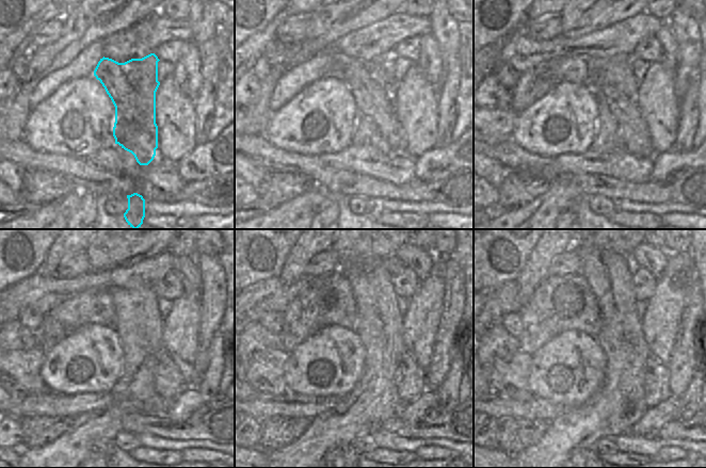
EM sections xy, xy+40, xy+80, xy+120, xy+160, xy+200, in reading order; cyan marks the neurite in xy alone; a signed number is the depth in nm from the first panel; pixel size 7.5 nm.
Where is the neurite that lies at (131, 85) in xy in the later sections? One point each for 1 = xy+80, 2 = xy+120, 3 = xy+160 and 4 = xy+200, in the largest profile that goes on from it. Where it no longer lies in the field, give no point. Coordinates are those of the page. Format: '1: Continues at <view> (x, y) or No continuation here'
1: Continues at xy+80 (634, 136)
2: Continues at xy+120 (166, 376)
3: Continues at xy+160 (406, 376)
4: Continues at xy+200 (652, 392).

